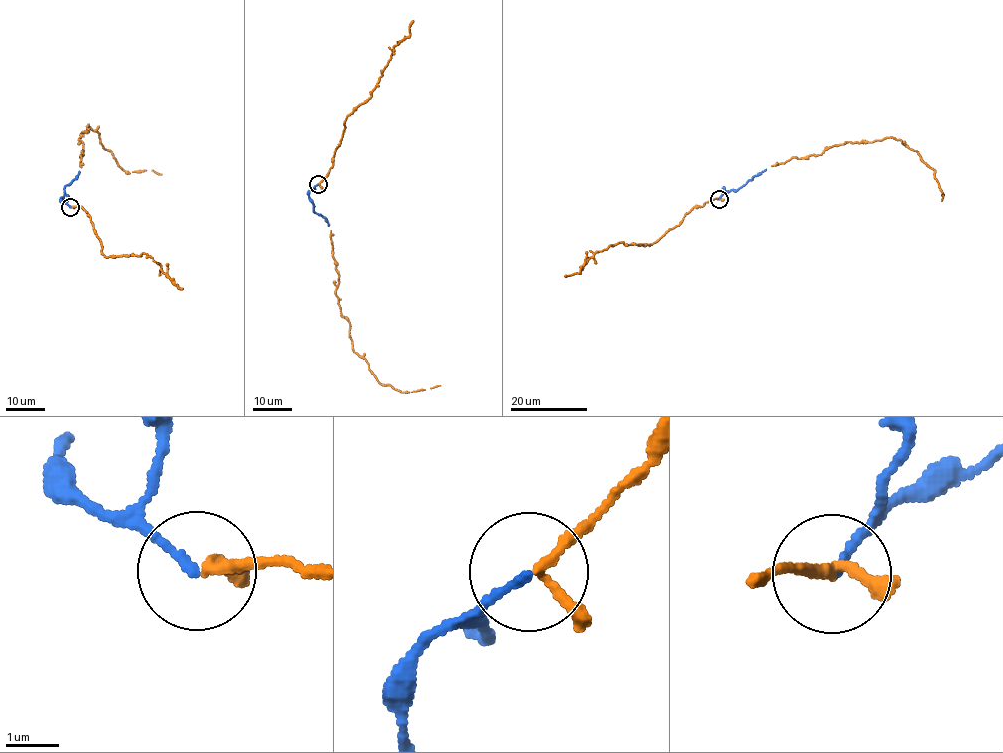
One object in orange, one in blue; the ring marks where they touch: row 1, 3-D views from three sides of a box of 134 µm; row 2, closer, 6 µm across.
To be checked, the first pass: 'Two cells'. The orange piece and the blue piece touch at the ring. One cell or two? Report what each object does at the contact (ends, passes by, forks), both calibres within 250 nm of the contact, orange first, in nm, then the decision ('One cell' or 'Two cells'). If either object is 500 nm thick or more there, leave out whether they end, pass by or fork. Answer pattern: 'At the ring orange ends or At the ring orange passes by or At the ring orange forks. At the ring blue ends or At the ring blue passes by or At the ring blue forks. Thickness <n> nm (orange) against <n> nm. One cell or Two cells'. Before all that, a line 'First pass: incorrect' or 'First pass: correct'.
First pass: incorrect
At the ring orange passes by. At the ring blue ends. Thickness 170 nm (orange) against 160 nm. One cell

